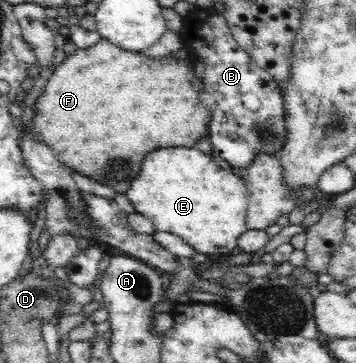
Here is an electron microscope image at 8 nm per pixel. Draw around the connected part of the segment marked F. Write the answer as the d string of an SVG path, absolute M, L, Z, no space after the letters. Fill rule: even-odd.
M101 37L95 45L89 49L77 48L66 59L57 65L47 76L48 84L45 86L43 93L39 96L35 104L35 114L31 123L32 129L38 132L40 139L53 149L55 157L64 165L68 171L77 171L101 185L113 188L116 192L127 193L131 182L137 178L137 172L141 168L143 158L159 148L169 148L173 146L185 145L189 148L195 147L197 142L204 136L207 136L209 123L211 122L212 112L201 101L200 94L204 91L203 77L199 78L194 73L194 59L176 57L173 53L167 56L147 56L144 52L131 52L119 48L116 44L109 42L106 38Z

